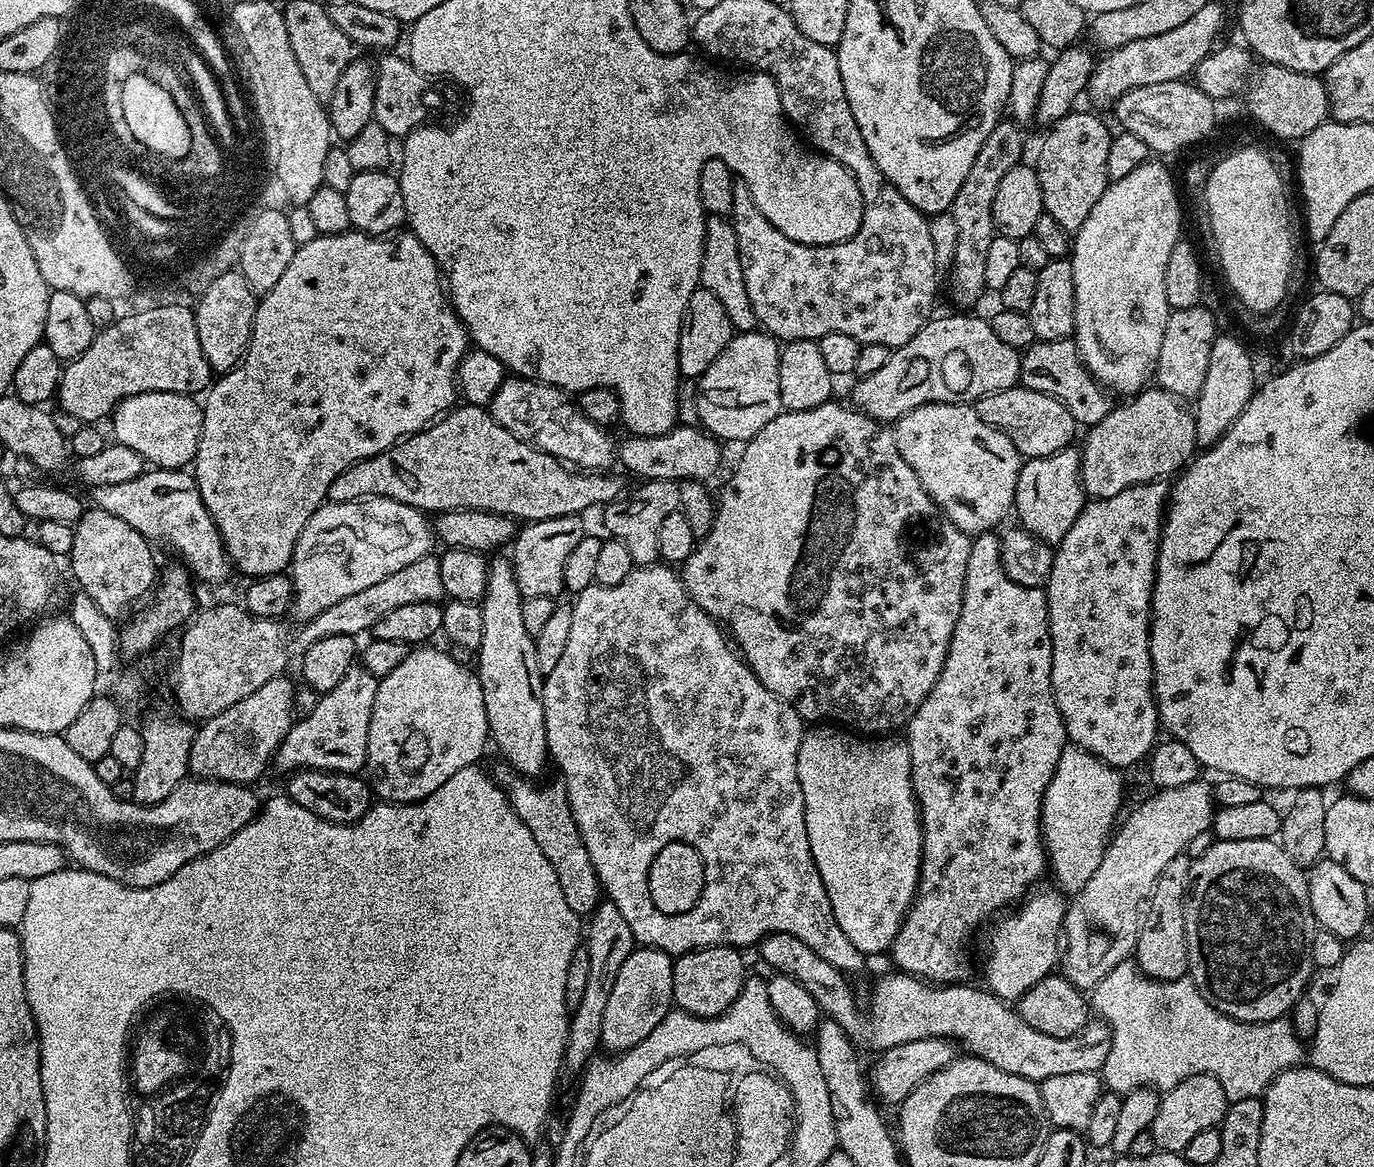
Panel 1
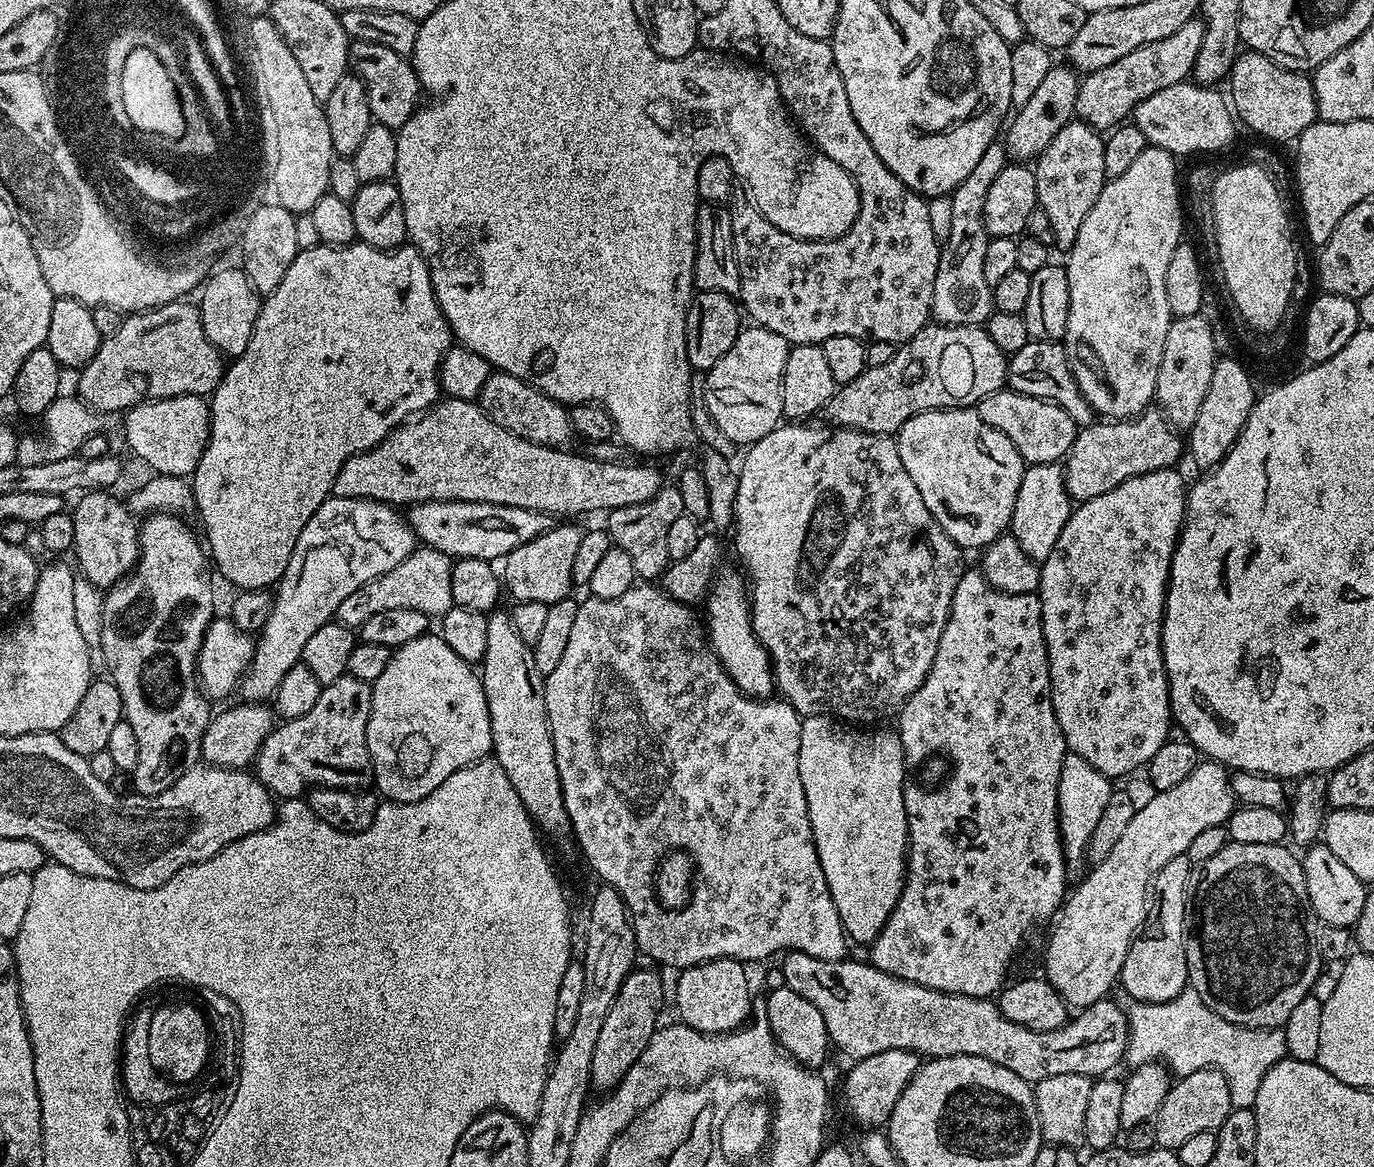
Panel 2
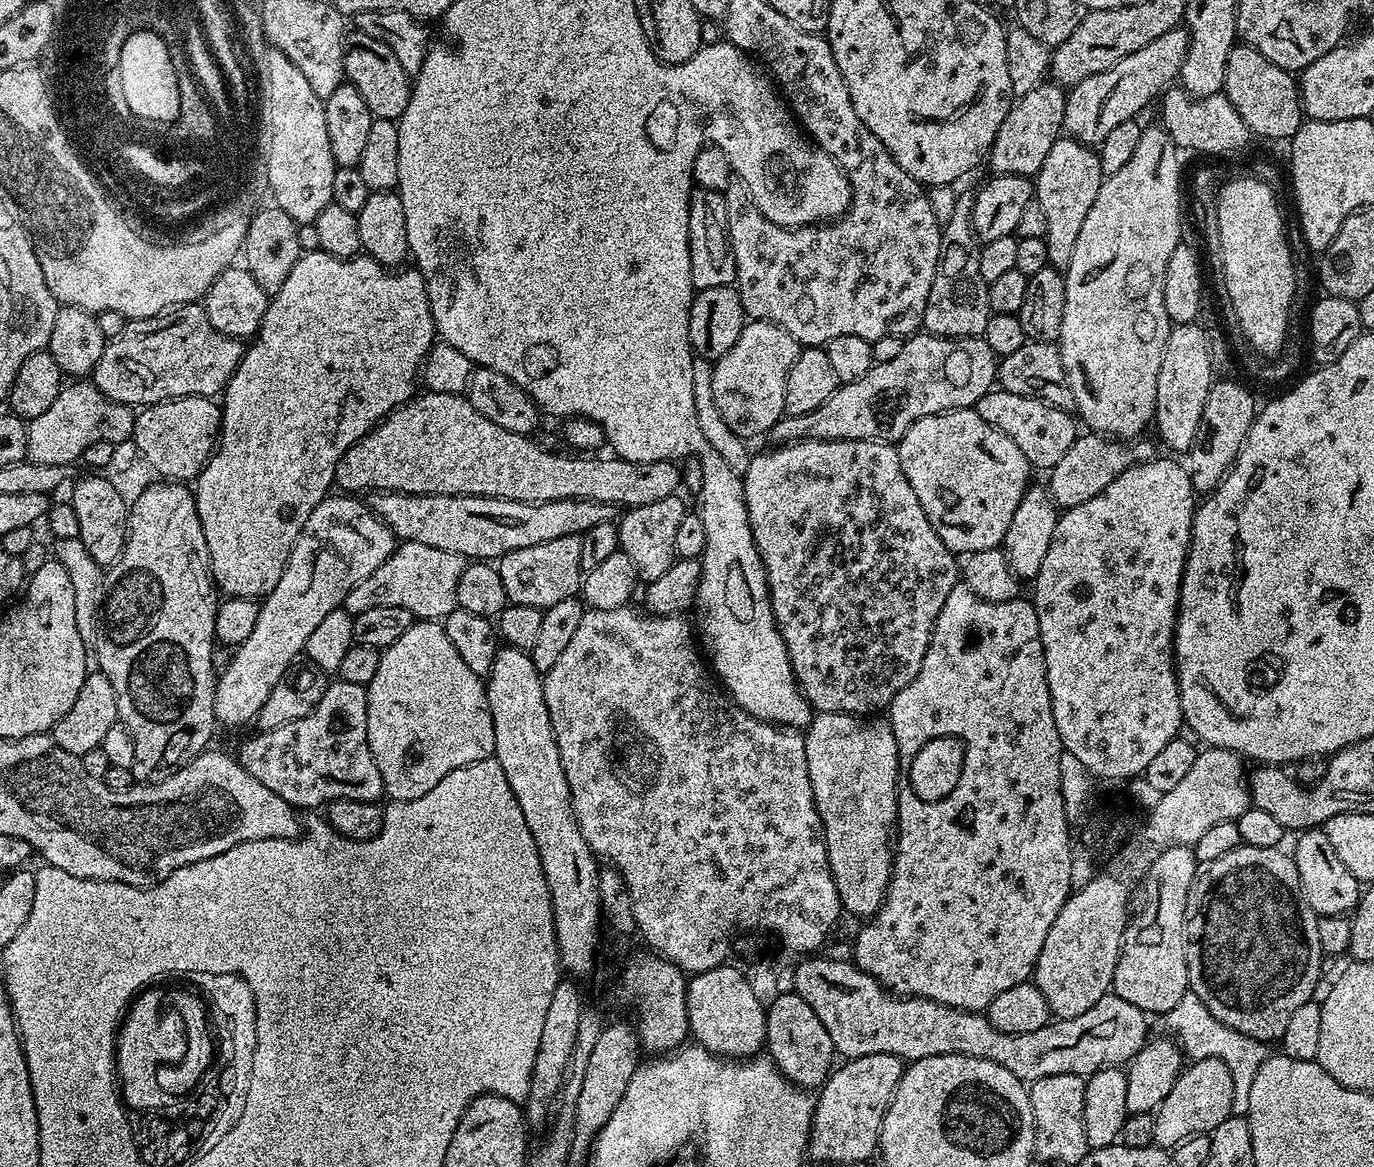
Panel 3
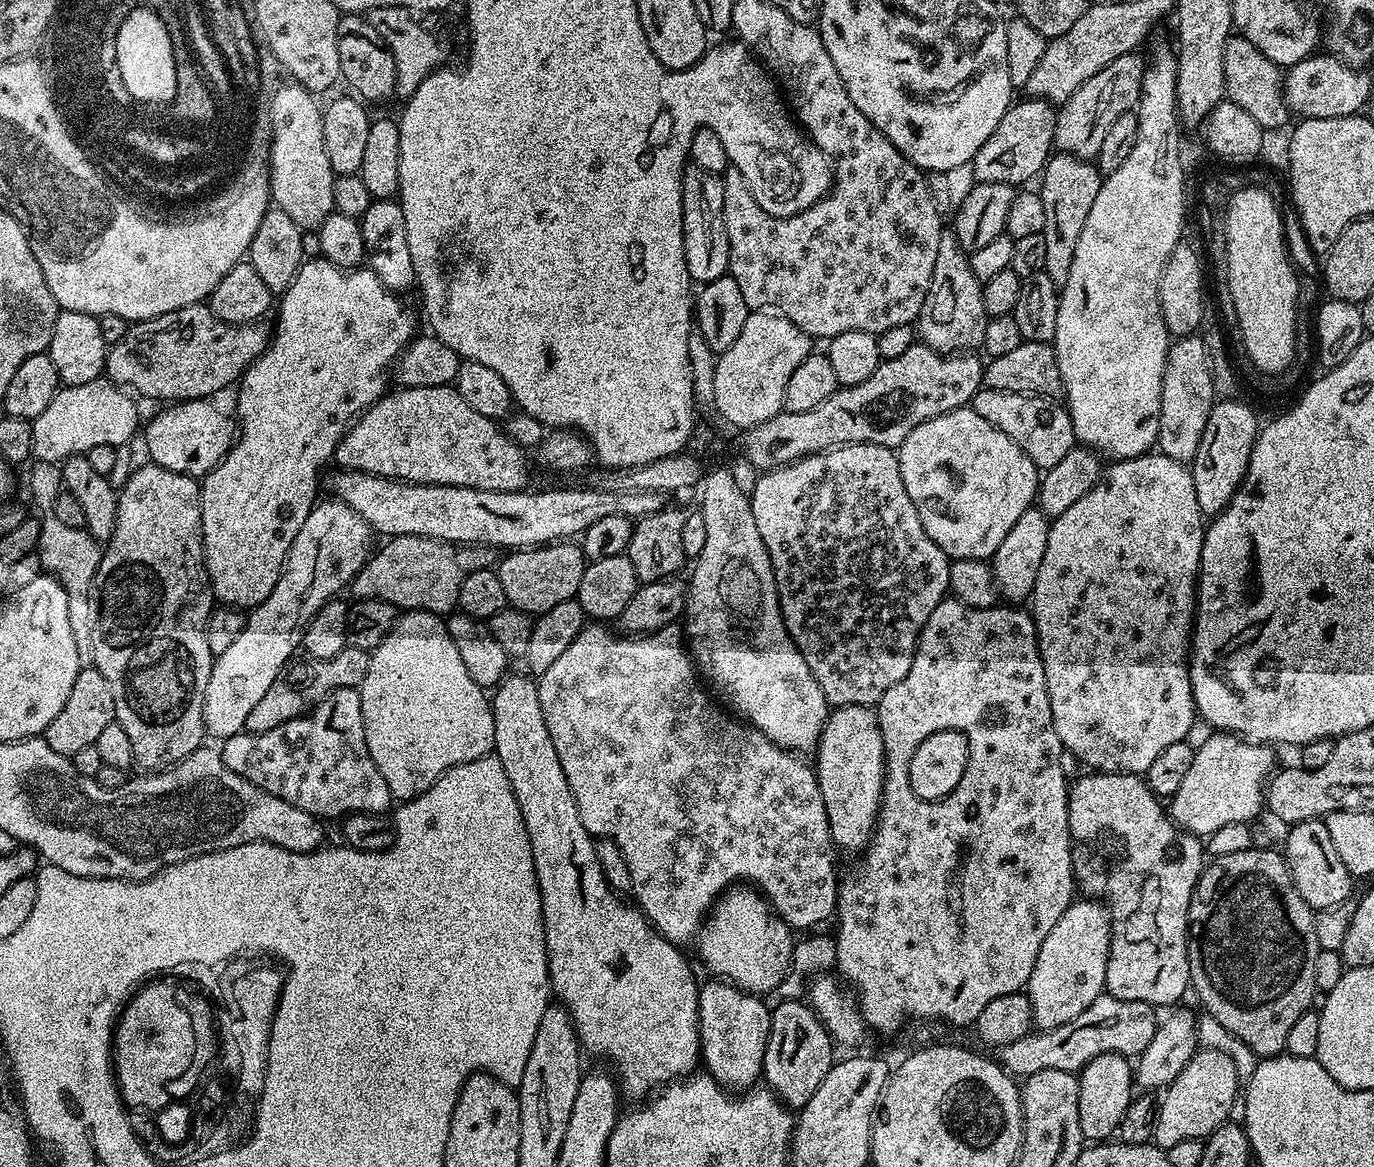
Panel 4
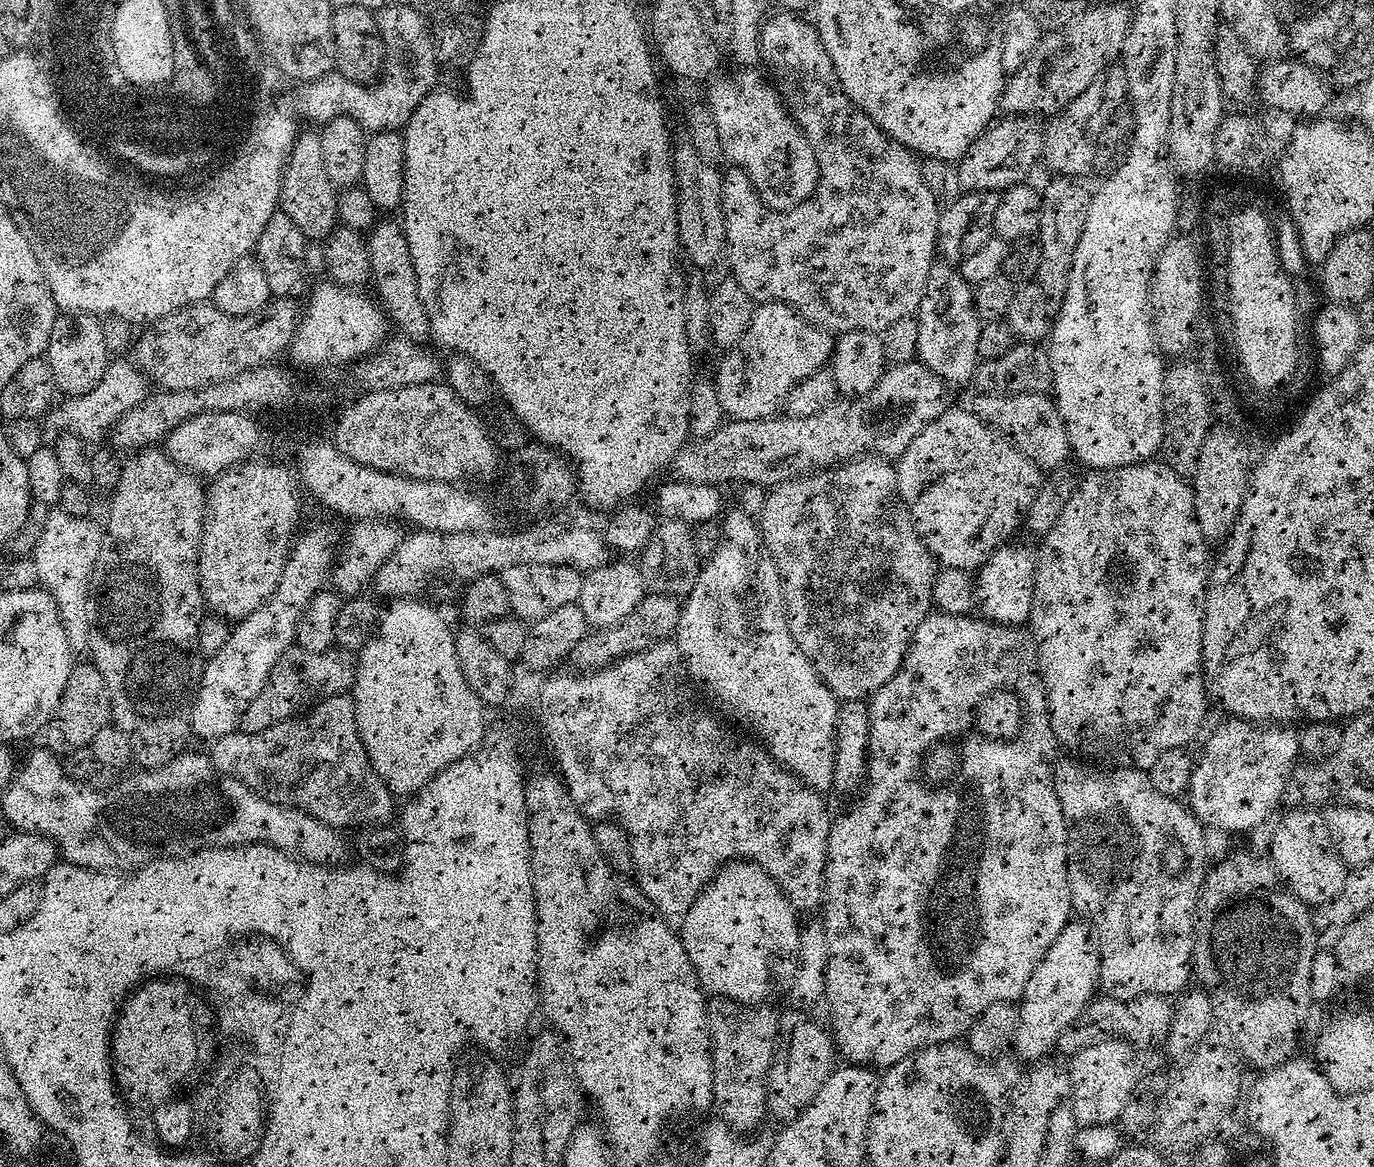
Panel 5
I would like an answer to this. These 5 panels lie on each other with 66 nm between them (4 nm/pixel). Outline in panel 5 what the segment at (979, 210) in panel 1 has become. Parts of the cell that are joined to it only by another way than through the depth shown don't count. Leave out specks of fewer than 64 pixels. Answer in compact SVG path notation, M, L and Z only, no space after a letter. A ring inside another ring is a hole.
M948 262L933 263L930 274L926 274L926 290L916 312L918 322L918 350L916 351L920 363L928 367L938 379L944 381L945 385L960 388L963 384L971 385L976 374L976 365L980 360L978 354L978 330L981 319L976 312L976 297L973 285L962 278L959 267Z

